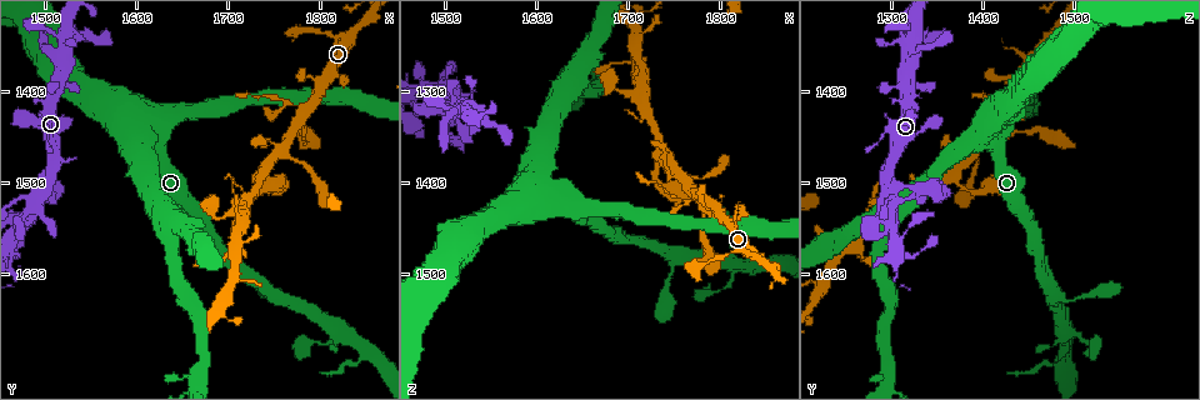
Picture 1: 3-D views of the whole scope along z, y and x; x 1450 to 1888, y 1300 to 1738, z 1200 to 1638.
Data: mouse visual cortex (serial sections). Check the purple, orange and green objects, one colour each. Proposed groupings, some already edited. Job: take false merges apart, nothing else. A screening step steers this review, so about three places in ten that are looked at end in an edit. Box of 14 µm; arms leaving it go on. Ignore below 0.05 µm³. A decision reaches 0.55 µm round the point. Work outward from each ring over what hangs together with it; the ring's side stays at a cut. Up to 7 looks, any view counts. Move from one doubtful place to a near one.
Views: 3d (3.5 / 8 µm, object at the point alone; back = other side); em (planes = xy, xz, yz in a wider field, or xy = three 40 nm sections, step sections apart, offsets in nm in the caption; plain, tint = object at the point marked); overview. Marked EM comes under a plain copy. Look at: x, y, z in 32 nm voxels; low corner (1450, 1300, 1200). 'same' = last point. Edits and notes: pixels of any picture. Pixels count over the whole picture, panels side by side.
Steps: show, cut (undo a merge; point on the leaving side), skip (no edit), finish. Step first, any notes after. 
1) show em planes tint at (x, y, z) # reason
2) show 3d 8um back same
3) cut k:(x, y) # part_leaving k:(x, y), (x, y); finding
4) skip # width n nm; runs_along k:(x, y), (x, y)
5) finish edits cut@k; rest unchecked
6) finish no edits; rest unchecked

show 3d 3.5um at (1760, 1420, 1425)

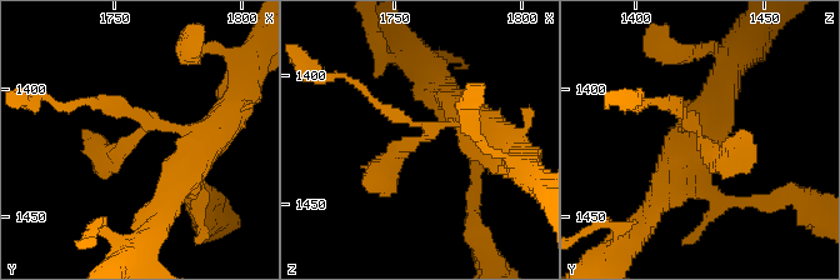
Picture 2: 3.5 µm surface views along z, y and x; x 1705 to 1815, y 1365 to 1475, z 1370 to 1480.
show em xy step 2 tint at (1758, 1419, 1426) # now the EM

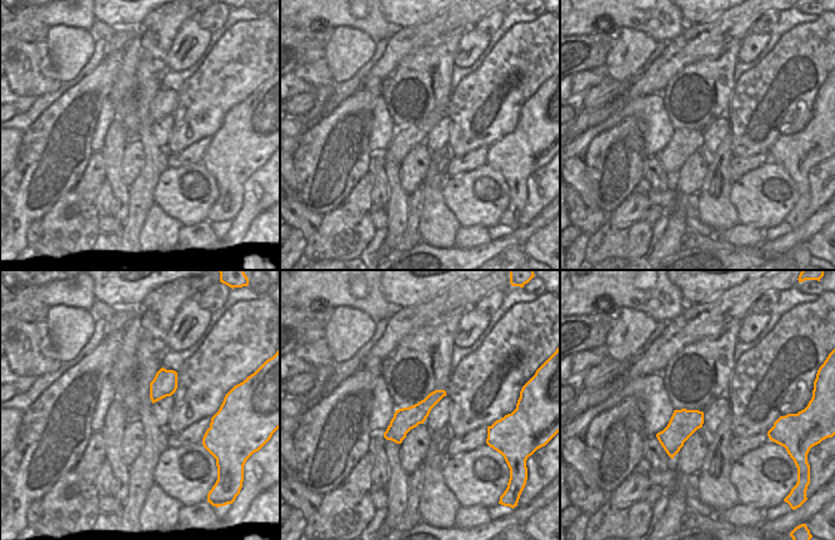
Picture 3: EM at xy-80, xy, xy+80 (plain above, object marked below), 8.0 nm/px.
skip # runs_along 2:(480, 125), (438, 125), (361, 183); all the same cell

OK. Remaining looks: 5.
show 3d 8um at (1640, 1555, 1290)

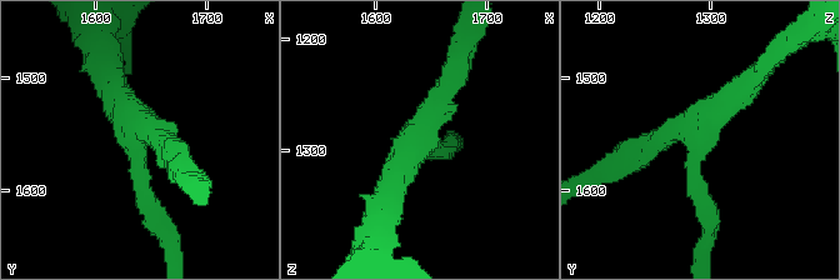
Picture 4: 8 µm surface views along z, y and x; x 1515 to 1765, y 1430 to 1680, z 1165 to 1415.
show em planes tint at (1636, 1560, 1288)

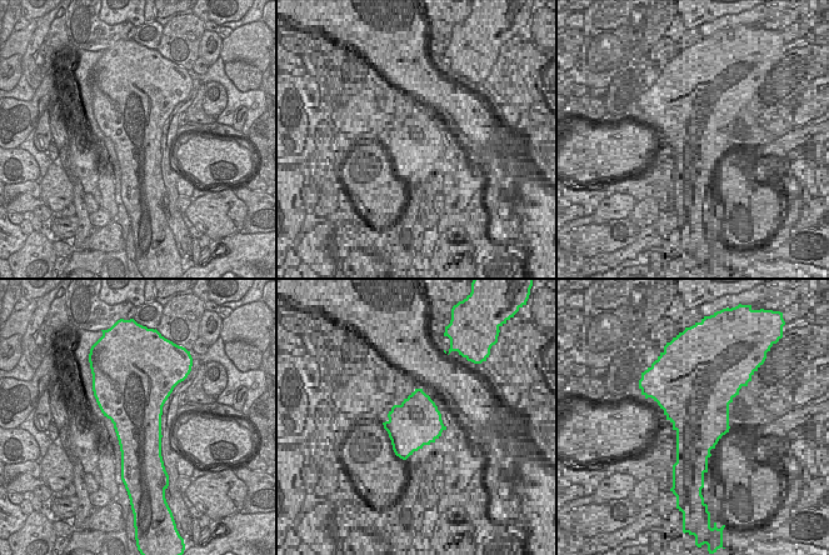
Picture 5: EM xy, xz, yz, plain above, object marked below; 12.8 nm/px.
skip # one cell here

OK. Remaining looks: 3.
show 3d 3.5um at (1850, 1680, 1490) # arms part here

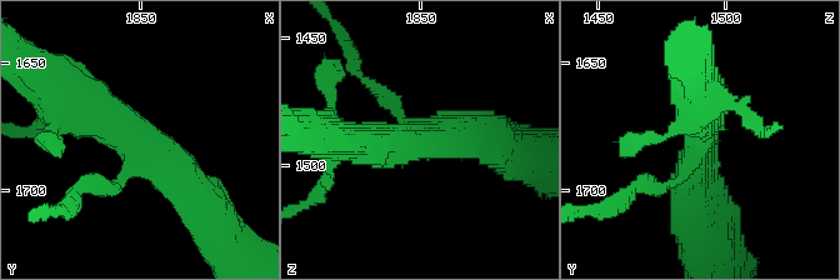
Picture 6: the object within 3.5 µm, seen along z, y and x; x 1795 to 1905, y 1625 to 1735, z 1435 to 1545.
show em xy step 1 tint at (1846, 1681, 1490) # arms 3; arm_widths 150, 450, 500 nm; now the EM

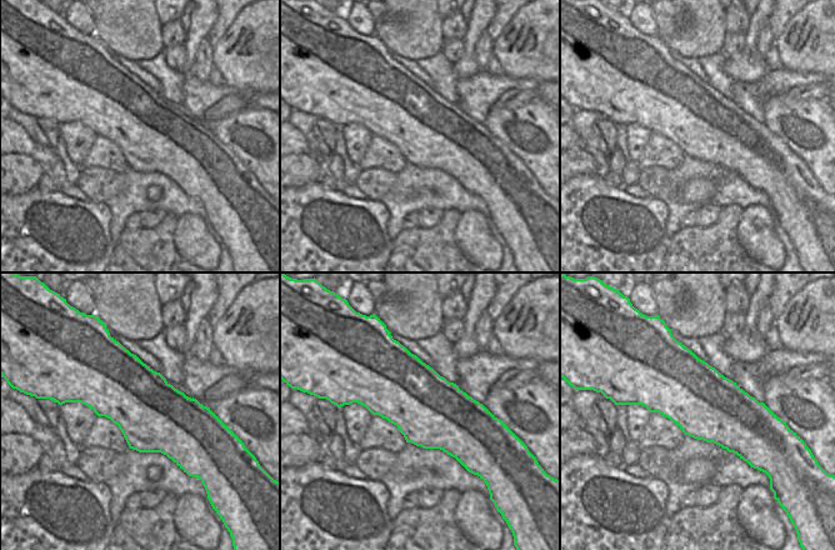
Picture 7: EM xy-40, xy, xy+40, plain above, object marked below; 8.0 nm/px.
cut 6:(369, 83) # width 550 nm; part_leaving 6:(396, 113), (354, 70), (338, 33); two cells meet here

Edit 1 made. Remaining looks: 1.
finish edits cut@6; rest unchecked

